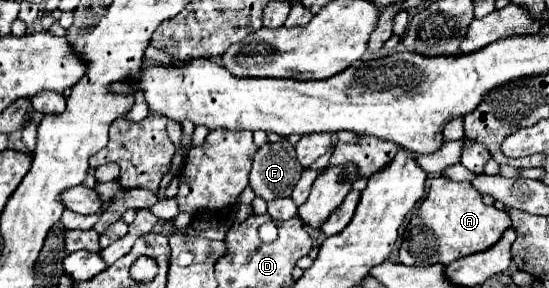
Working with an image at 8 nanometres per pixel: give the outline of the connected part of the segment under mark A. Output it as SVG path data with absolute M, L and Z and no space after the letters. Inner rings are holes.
M436 176L430 182L428 196L418 208L422 222L410 222L400 246L400 262L406 266L428 266L428 264L450 264L462 256L482 252L496 244L502 232L510 226L506 210L486 206L482 196L472 188L470 182L452 182L444 176Z

